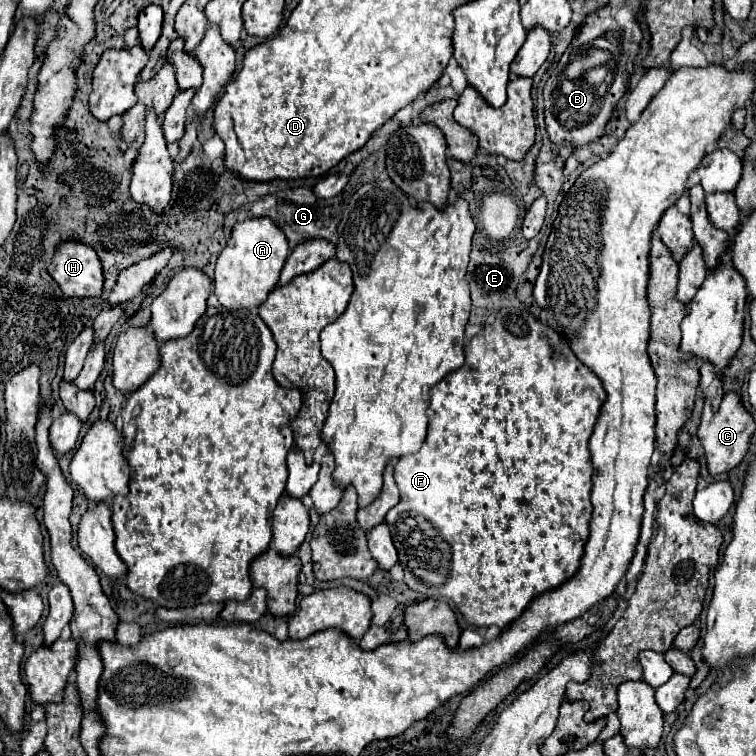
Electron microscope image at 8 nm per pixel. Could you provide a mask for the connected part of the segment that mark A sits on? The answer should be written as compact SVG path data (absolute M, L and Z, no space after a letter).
M256 217L236 223L232 235L218 255L214 273L214 295L226 307L258 307L266 301L268 293L278 285L280 271L286 263L290 249L284 233L270 221L270 217Z

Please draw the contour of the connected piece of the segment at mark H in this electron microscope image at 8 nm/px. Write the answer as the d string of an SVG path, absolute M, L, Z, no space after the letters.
M80 241L58 245L48 273L66 297L100 297L102 293L102 263L90 245Z

